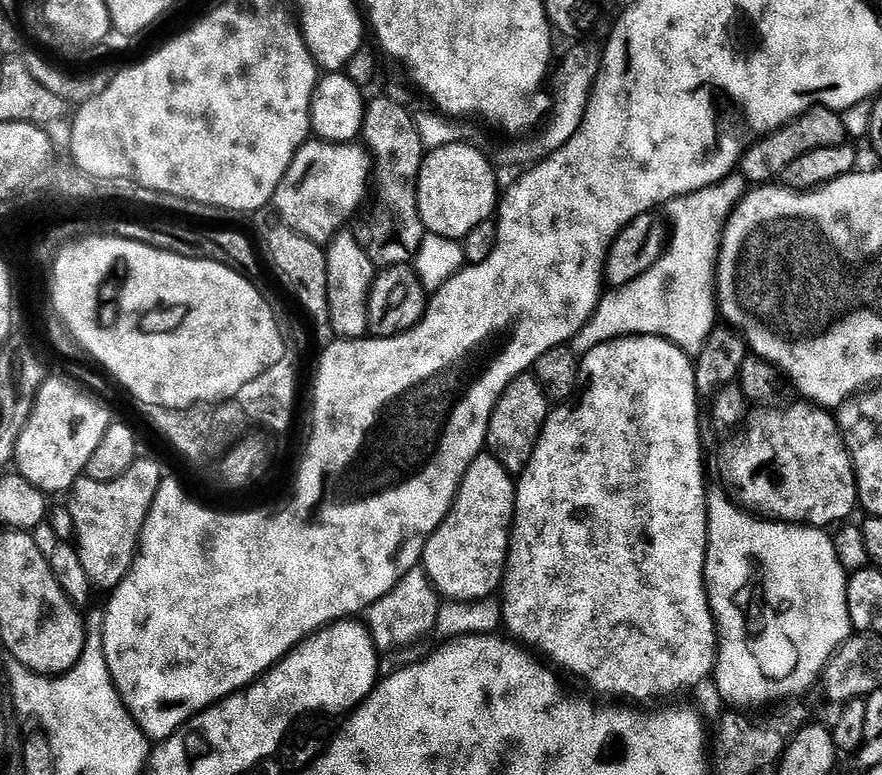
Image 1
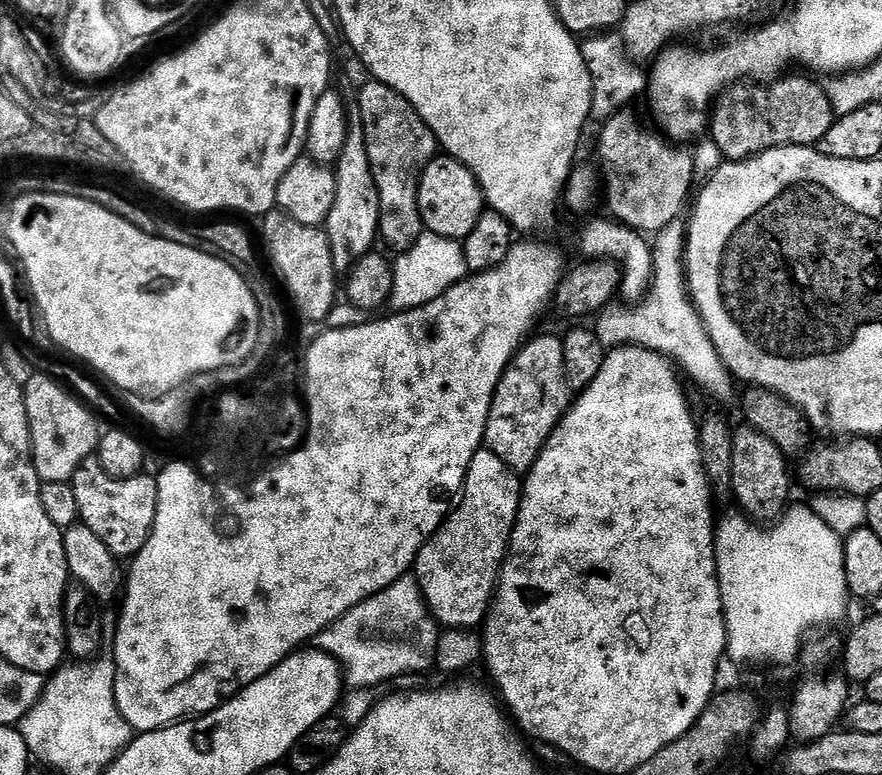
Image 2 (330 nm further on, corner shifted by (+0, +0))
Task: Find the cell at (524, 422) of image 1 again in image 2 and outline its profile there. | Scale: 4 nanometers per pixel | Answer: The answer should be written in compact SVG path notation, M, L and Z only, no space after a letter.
M559 335L529 339L516 353L496 387L484 444L517 474L527 473L540 456L544 444L574 400L564 365L564 342Z

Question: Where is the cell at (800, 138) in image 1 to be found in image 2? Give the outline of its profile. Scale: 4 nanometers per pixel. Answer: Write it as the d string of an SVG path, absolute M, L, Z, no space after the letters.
M787 76L769 83L772 84L769 88L740 88L737 92L729 91L719 97L715 105L716 113L710 116L710 139L717 144L725 161L748 160L751 156L757 156L771 148L816 146L826 134L826 130L830 130L834 115L825 89L812 80L803 80L800 76Z

